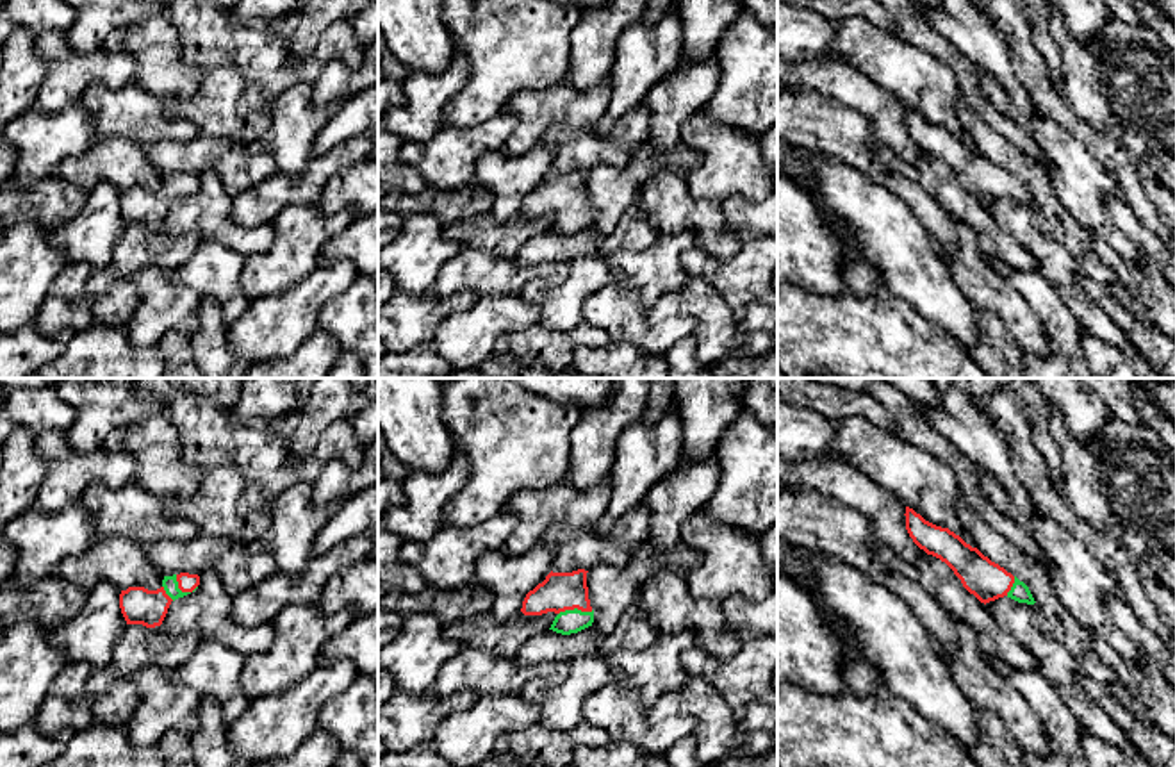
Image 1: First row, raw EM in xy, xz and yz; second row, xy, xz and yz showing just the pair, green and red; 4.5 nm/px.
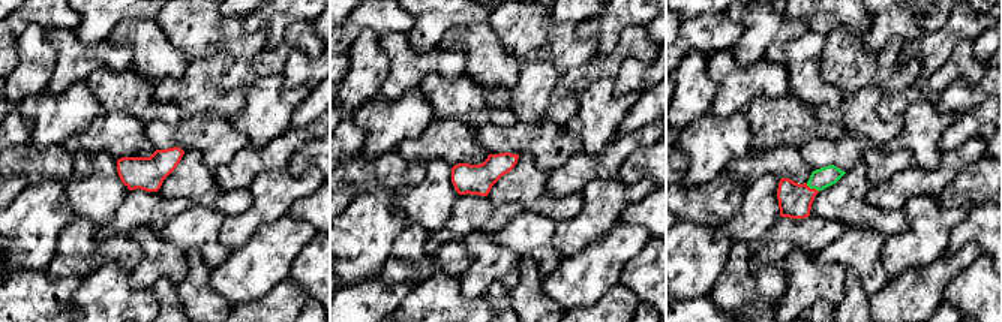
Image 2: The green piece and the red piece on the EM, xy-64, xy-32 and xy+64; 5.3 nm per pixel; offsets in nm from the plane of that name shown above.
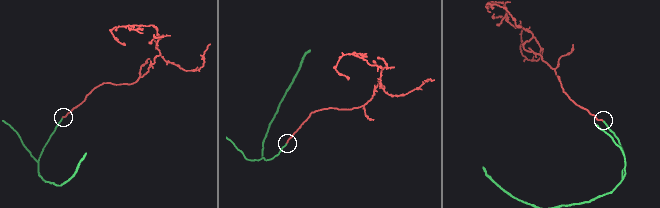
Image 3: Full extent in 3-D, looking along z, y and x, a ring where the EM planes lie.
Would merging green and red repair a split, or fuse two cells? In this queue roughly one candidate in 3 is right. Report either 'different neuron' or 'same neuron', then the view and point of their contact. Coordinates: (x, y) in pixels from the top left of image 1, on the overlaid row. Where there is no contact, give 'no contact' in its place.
same neuron; meets green in xz at (575, 609)

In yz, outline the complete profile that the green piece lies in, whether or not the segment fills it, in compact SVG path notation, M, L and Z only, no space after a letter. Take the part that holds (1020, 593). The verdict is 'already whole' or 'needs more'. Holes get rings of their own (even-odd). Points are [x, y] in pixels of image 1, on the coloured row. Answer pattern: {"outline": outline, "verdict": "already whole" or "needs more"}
{"outline": "M906 507L906 530L913 542L945 562L961 580L963 587L981 603L998 598L1011 598L1018 603L1034 605L1029 587L998 564L984 557L977 548L966 544L949 528L925 521L913 508Z", "verdict": "needs more"}

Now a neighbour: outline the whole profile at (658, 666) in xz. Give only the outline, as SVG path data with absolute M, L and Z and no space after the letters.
M683 630L658 639L640 651L617 651L608 662L615 678L633 680L645 712L667 694L679 690L688 674L683 671L683 653L695 646L695 630Z

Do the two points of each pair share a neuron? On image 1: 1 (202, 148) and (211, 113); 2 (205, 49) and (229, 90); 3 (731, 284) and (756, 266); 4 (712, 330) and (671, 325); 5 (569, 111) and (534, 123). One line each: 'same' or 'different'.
1: different
2: different
3: same
4: different
5: same

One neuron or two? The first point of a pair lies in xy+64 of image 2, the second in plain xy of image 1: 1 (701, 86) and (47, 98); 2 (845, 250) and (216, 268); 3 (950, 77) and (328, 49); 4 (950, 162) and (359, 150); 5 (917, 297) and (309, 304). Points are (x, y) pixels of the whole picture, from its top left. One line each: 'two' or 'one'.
1: two
2: one
3: one
4: one
5: one

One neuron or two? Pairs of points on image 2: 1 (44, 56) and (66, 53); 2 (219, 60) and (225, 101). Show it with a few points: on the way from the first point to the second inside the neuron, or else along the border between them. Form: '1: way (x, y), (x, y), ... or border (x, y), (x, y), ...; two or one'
1: border (48, 32), (56, 63), (47, 89); two
2: way (215, 71), (215, 90); one

